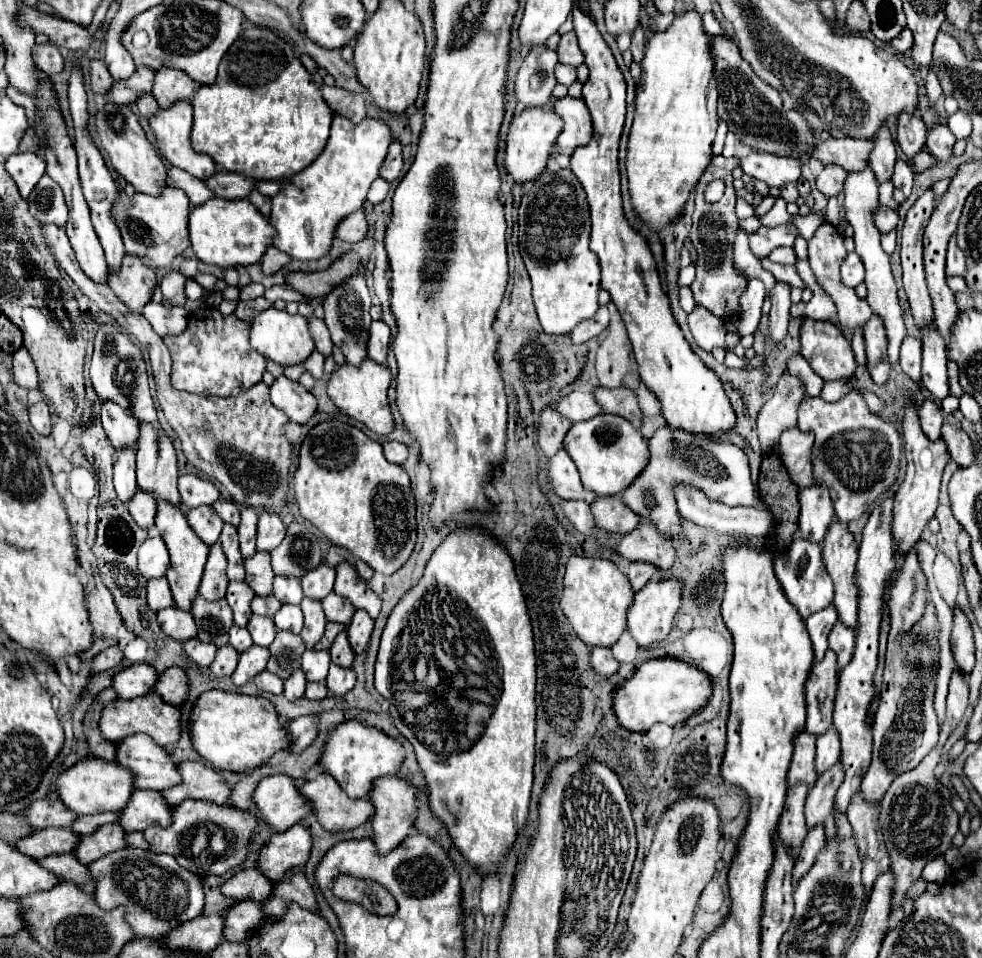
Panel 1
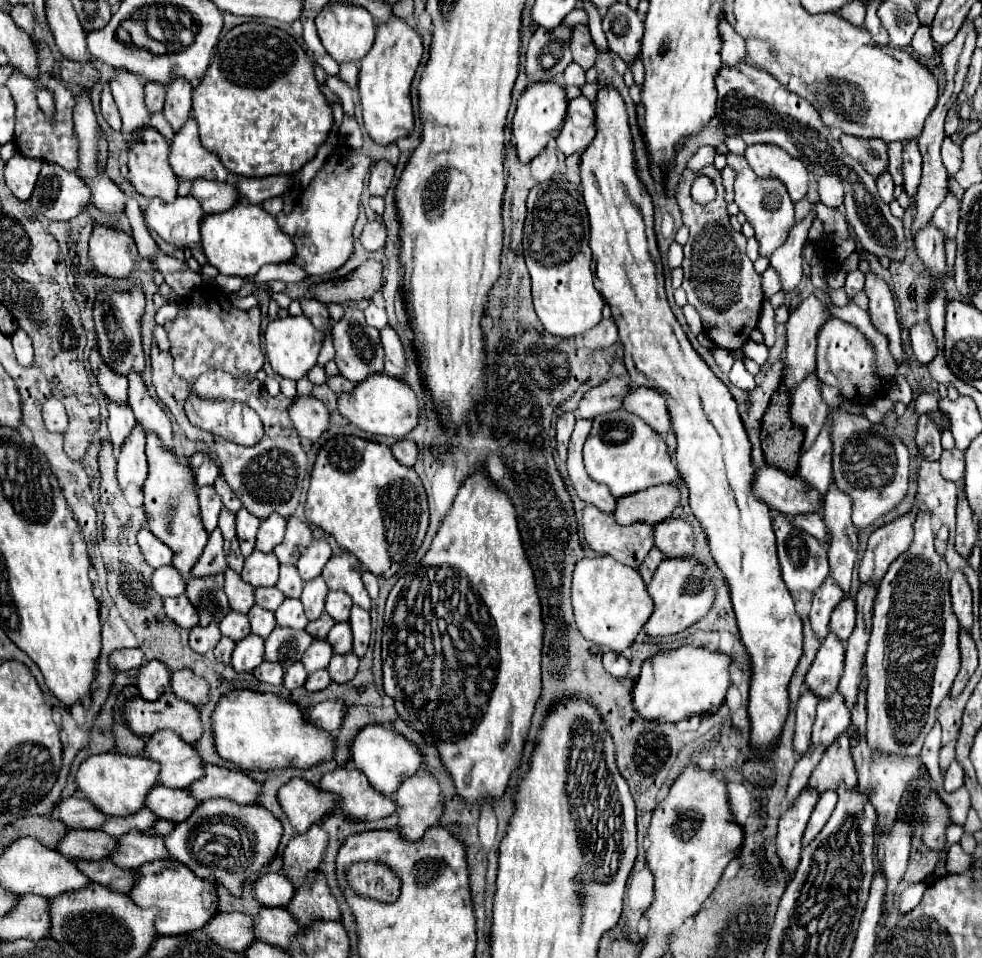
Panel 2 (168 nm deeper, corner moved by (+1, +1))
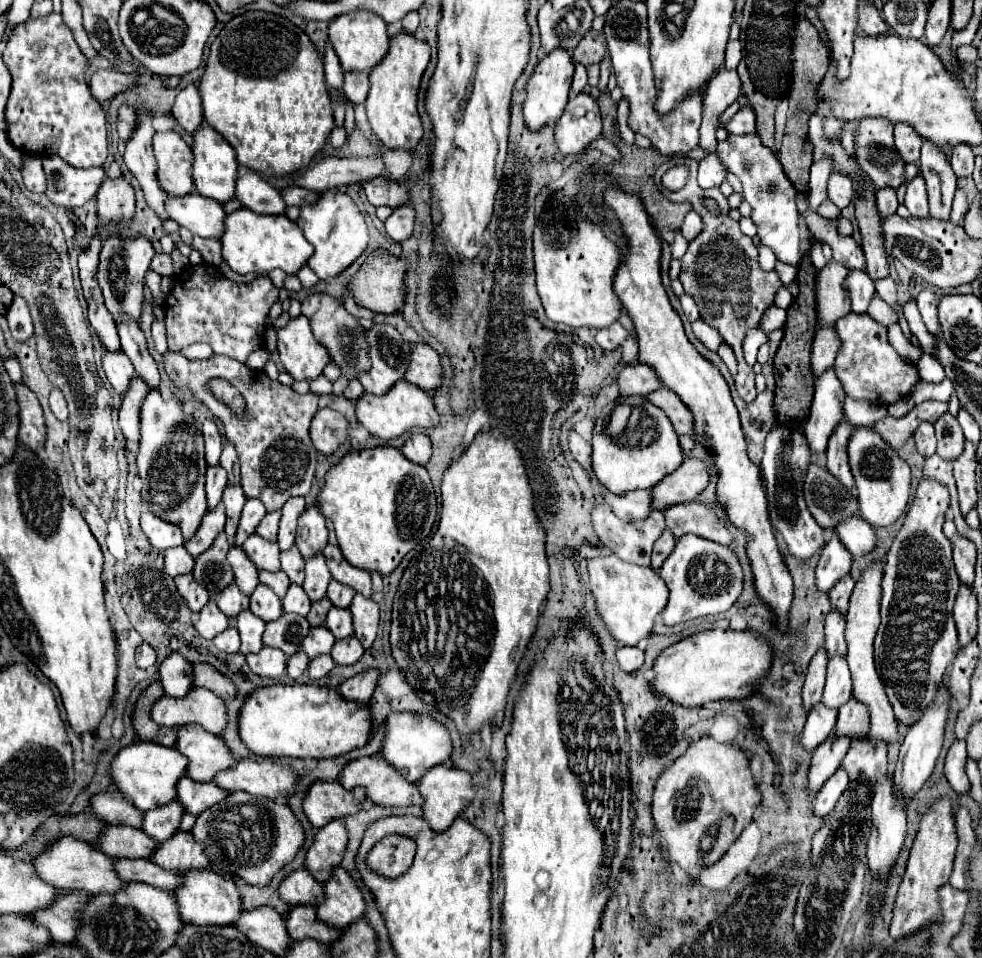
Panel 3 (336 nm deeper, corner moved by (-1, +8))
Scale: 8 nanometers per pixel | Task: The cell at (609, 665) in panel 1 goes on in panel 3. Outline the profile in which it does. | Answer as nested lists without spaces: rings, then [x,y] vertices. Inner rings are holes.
[[[621,646],[621,648],[617,650],[617,660],[619,660],[619,666],[621,666],[625,672],[635,672],[635,670],[639,670],[639,668],[643,666],[645,656],[643,656],[643,650],[637,648],[637,646],[633,646],[633,648]]]

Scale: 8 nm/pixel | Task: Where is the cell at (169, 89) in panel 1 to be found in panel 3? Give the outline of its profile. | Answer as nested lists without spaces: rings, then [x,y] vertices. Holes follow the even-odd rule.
[[[195,84],[185,86],[177,94],[177,100],[173,104],[173,118],[189,134],[195,134],[195,130],[203,124],[203,104]]]

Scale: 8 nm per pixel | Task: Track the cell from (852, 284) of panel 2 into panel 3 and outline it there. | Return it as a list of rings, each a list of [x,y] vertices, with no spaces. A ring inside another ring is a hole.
[[[853,270],[847,278],[847,290],[851,294],[851,302],[853,302],[853,312],[855,314],[865,314],[867,306],[871,302],[871,298],[875,296],[875,286],[873,280],[859,270]]]

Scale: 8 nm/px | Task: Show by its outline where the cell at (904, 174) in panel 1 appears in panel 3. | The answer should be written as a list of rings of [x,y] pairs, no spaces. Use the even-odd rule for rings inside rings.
[[[907,124],[895,126],[895,148],[905,162],[919,160],[921,142],[923,142],[923,138],[919,134],[915,134],[915,130],[911,130],[911,126],[907,126]]]

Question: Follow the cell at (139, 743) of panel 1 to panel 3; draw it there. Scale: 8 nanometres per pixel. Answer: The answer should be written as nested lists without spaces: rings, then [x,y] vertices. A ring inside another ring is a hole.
[[[199,724],[179,726],[175,748],[189,758],[187,776],[197,782],[209,782],[215,774],[235,766],[235,758],[223,736],[205,732]]]

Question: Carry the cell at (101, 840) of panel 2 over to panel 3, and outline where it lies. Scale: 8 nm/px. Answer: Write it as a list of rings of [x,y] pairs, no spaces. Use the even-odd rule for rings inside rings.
[[[107,826],[107,832],[99,838],[97,846],[115,860],[117,858],[151,858],[151,850],[155,850],[159,842],[137,828]]]

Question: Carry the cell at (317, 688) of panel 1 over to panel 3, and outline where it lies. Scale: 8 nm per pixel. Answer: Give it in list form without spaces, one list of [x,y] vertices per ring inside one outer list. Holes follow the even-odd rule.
[[[321,654],[321,656],[317,656],[317,658],[313,658],[313,660],[309,662],[307,672],[309,672],[311,678],[323,678],[323,676],[329,674],[329,670],[331,670],[333,666],[335,666],[333,658],[331,658],[329,654]]]

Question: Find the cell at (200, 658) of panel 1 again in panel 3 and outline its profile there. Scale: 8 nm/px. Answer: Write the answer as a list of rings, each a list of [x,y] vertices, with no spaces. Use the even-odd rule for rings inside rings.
[[[209,600],[207,606],[199,612],[199,618],[195,620],[195,630],[207,638],[213,640],[219,632],[223,632],[229,626],[229,618],[217,608],[215,600]]]

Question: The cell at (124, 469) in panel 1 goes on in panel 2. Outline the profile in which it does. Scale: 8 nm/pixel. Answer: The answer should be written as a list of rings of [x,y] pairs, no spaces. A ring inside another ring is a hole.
[[[109,403],[109,439],[113,445],[113,453],[117,455],[121,451],[121,441],[125,441],[125,437],[129,437],[129,429],[133,429],[135,425],[135,417],[129,405],[115,405]]]

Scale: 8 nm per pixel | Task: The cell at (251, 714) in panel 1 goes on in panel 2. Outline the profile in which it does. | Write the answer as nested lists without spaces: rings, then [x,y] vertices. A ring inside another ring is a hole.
[[[251,689],[229,691],[217,703],[211,717],[211,733],[217,753],[241,771],[273,771],[281,767],[309,769],[333,755],[333,735],[307,725],[303,713],[289,699]]]

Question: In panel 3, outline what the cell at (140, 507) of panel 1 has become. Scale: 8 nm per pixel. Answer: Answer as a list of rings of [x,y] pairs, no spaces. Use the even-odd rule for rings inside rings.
[[[131,378],[131,386],[127,390],[127,394],[123,394],[123,404],[119,410],[119,426],[125,434],[125,438],[139,438],[139,406],[145,398],[145,394],[149,392],[147,382],[143,382],[143,378]]]

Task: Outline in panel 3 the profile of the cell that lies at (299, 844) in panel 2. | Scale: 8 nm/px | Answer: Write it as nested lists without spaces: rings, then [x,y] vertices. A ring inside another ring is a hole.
[[[331,820],[315,834],[315,842],[307,852],[305,868],[319,882],[331,878],[331,870],[341,862],[347,848],[347,830],[343,820]]]

